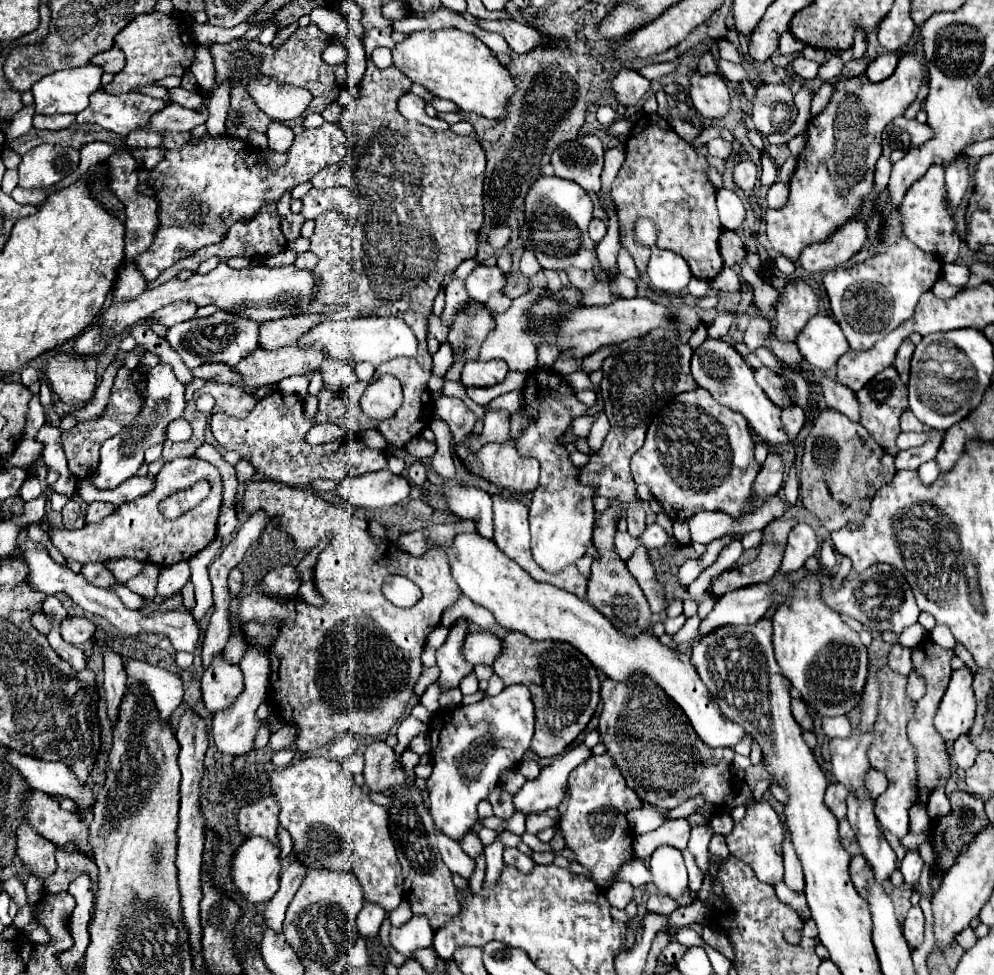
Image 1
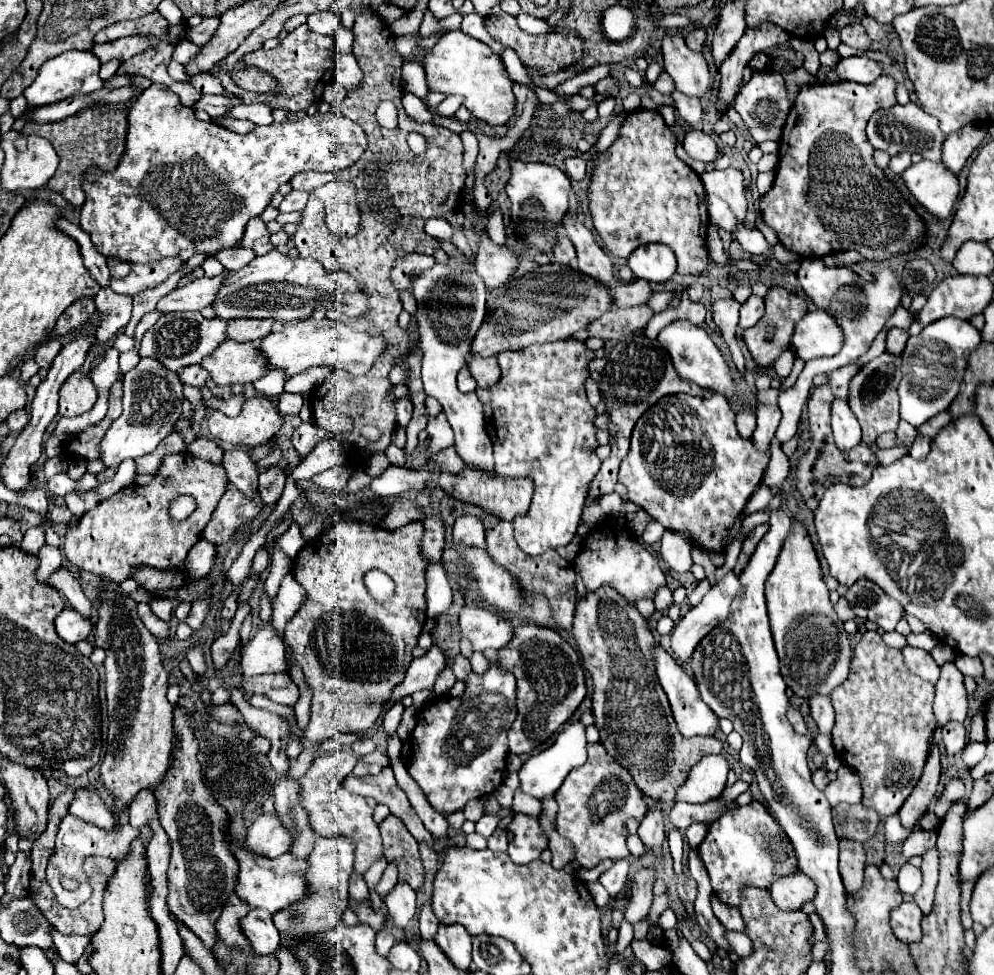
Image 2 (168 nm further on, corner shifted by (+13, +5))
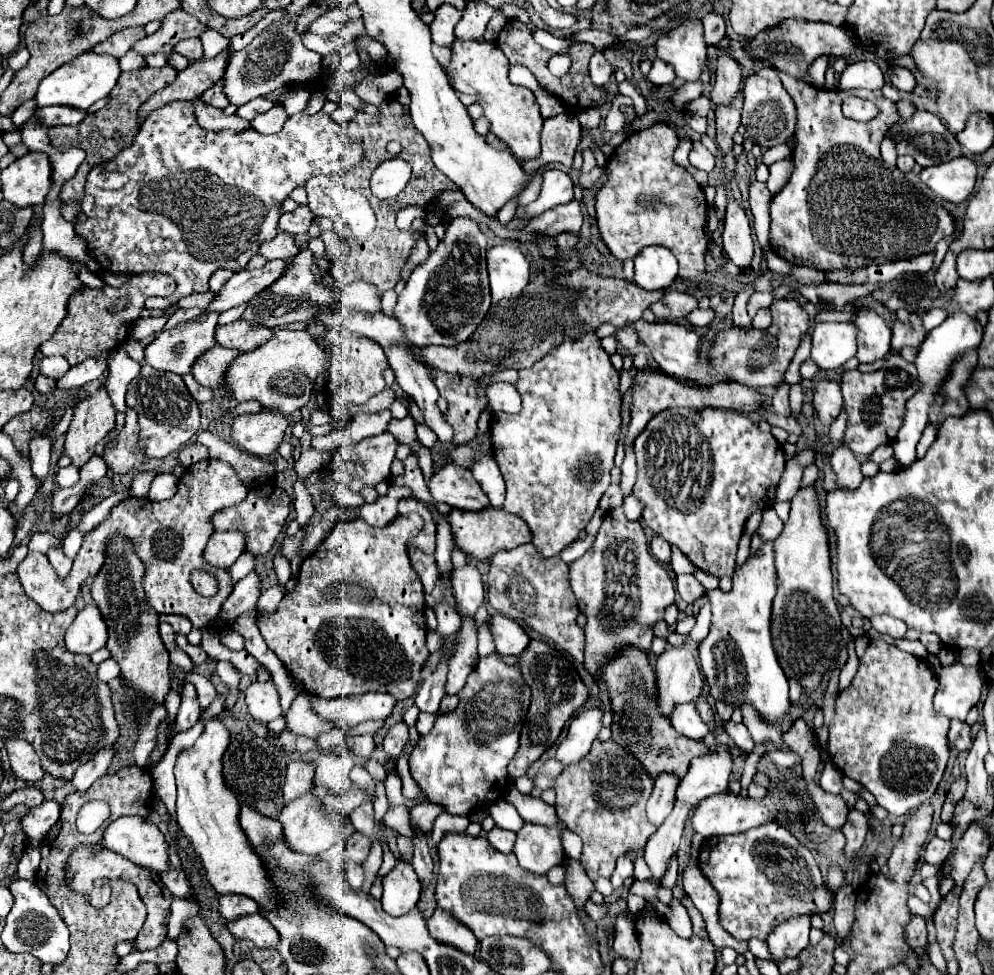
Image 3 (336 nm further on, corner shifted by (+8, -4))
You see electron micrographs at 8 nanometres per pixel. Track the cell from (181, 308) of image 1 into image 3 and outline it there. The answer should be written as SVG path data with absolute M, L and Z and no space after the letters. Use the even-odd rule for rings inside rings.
M270 260L258 270L242 270L236 272L226 286L218 292L214 302L206 308L206 312L224 312L232 306L244 304L252 300L256 294L260 294L264 288L268 288L272 282L276 282L286 268L290 266L290 260Z

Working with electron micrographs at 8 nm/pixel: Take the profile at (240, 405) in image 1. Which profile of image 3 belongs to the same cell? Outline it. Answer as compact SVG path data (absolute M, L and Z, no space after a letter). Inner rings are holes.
M136 472L134 480L132 480L132 496L134 498L146 498L152 480L154 480L152 472Z

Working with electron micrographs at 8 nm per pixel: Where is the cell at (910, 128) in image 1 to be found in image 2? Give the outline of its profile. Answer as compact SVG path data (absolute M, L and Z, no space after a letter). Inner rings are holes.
M897 103L889 109L875 111L875 115L871 115L867 123L867 137L875 149L885 151L889 155L909 151L909 153L921 153L925 159L931 161L941 159L941 145L945 141L945 135L939 131L939 121L927 115L925 111L921 111L921 107L915 103L907 103L907 105Z

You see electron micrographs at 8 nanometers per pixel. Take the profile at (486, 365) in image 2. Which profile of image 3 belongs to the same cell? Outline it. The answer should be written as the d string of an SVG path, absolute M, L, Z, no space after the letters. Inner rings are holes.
M506 382L490 384L488 406L492 408L492 412L508 412L508 414L520 412L520 394L516 386L506 384Z

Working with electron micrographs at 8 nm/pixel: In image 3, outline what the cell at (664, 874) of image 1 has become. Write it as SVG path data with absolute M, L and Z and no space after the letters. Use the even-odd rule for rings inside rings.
M670 772L666 774L660 774L656 778L656 784L654 784L654 790L648 798L648 804L646 804L646 810L648 810L648 820L652 824L662 824L668 814L672 812L672 806L674 806L674 794L676 794L676 788L678 788L678 782L680 782L680 776L672 776Z

